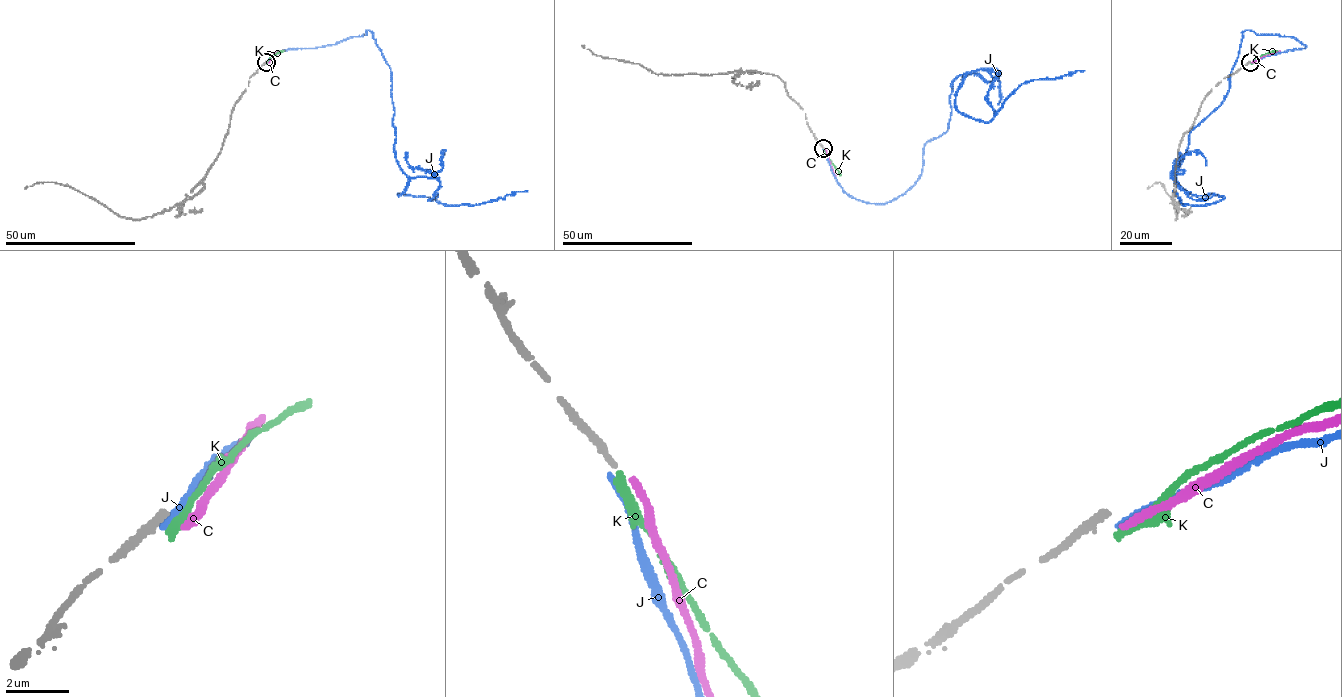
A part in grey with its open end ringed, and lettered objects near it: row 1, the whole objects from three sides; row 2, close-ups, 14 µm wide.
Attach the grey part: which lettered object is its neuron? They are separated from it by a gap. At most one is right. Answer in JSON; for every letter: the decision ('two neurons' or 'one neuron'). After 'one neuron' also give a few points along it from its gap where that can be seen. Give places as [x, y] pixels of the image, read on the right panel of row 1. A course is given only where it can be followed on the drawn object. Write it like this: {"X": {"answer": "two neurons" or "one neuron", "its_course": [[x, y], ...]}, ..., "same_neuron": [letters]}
{"C": {"answer": "two neurons"}, "J": {"answer": "two neurons"}, "K": {"answer": "two neurons"}, "same_neuron": []}

